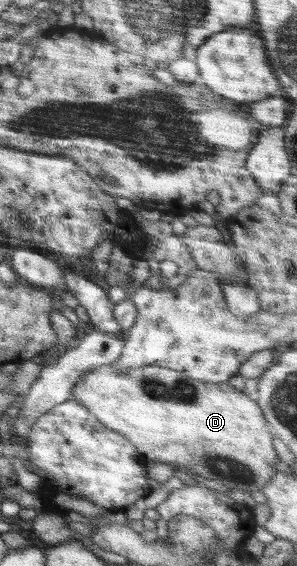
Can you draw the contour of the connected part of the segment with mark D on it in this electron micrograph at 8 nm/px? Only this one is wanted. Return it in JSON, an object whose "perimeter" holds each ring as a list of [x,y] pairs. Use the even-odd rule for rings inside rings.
{"perimeter":[[[107,364],[83,375],[73,387],[70,397],[89,408],[89,413],[103,426],[125,436],[137,451],[141,451],[146,461],[173,464],[174,469],[187,467],[197,480],[211,479],[229,489],[254,493],[262,490],[261,487],[265,488],[277,471],[275,465],[279,459],[273,449],[272,430],[263,417],[261,408],[254,397],[247,396],[228,382],[204,382],[190,378],[185,372],[157,365],[143,365],[115,373],[115,365]]]}

